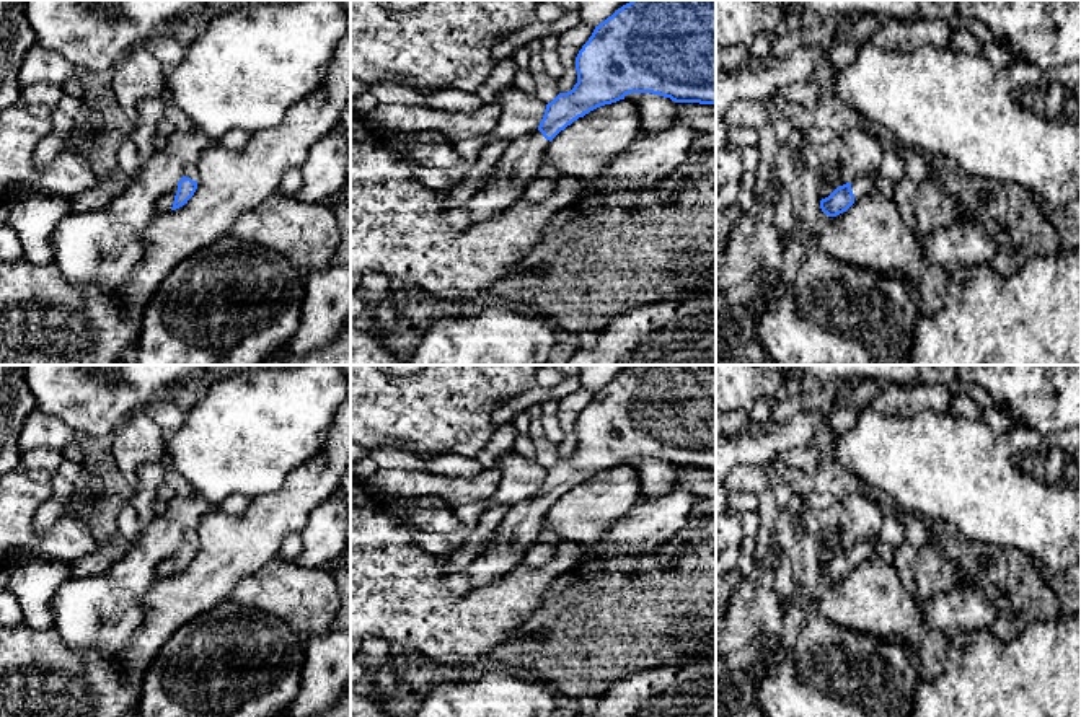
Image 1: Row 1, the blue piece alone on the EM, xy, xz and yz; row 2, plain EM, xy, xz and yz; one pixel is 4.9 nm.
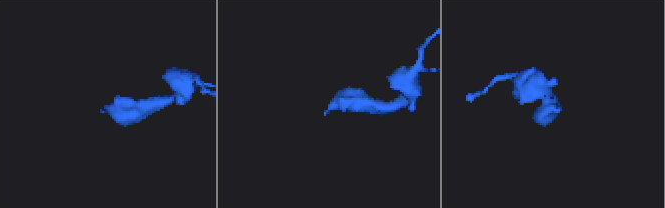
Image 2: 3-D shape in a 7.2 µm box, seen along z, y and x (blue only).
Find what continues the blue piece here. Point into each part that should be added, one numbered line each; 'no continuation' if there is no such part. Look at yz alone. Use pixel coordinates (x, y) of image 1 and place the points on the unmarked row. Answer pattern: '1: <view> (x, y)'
1: yz (861, 551)

